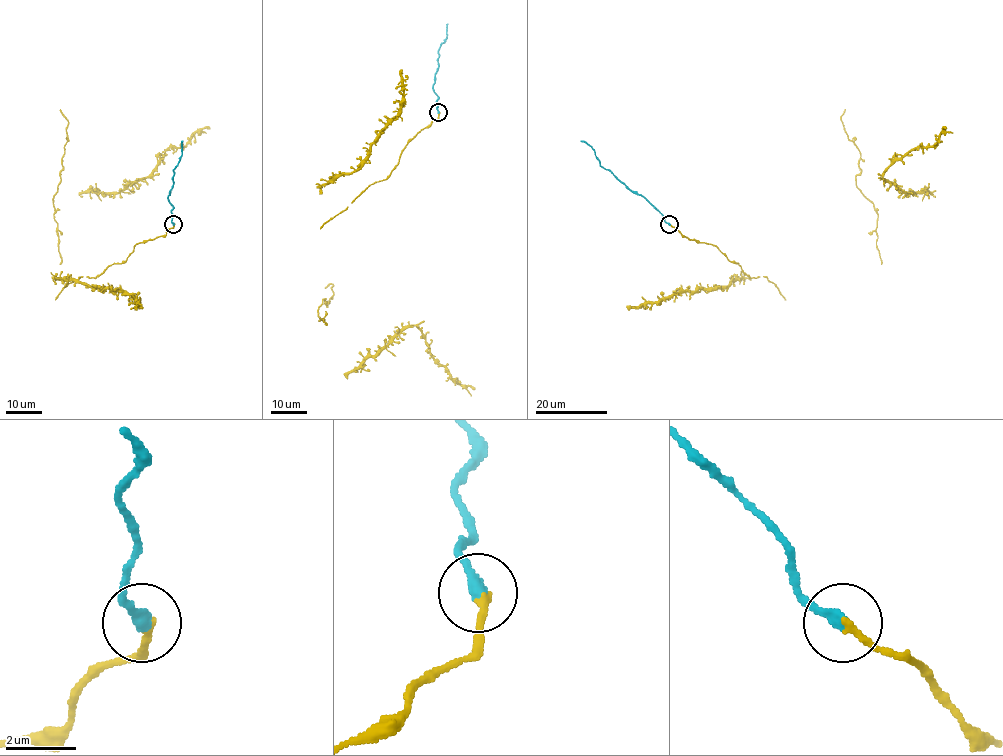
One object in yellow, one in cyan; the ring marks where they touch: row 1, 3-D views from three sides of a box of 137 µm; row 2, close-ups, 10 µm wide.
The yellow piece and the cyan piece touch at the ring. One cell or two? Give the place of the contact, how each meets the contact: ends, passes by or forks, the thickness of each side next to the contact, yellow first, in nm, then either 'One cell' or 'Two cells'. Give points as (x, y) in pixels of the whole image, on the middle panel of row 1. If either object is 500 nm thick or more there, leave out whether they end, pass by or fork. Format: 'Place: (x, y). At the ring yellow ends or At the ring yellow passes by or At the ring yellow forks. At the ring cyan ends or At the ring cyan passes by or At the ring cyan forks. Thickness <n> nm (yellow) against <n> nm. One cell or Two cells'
Place: (438, 112). At the ring yellow ends. At the ring cyan ends. Thickness 240 nm (yellow) against 360 nm. One cell

